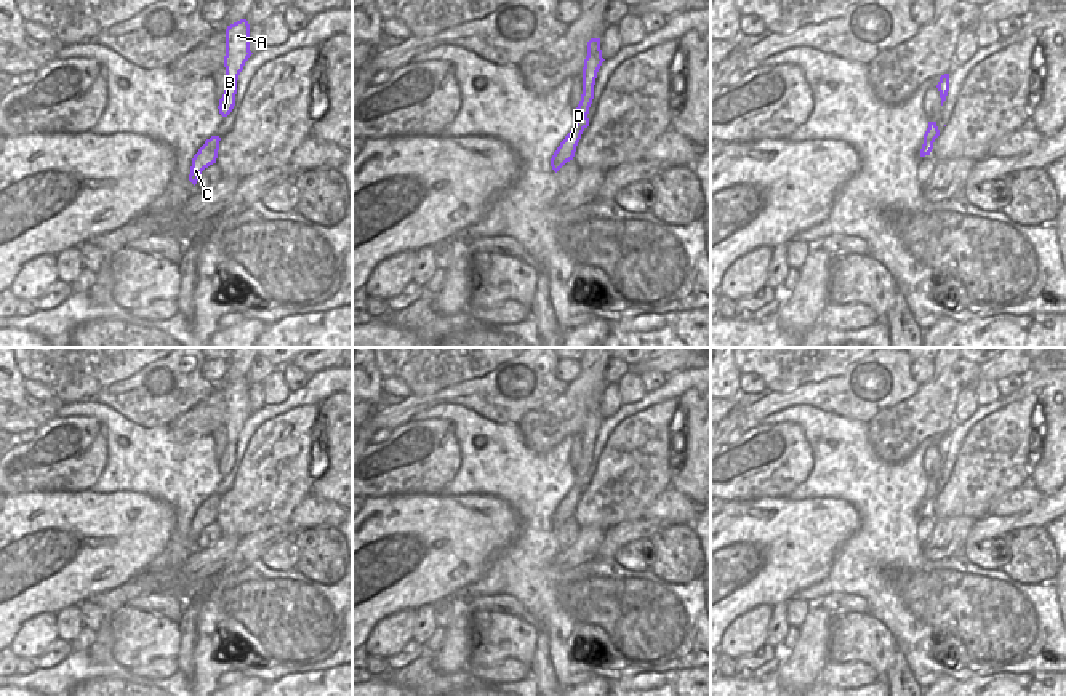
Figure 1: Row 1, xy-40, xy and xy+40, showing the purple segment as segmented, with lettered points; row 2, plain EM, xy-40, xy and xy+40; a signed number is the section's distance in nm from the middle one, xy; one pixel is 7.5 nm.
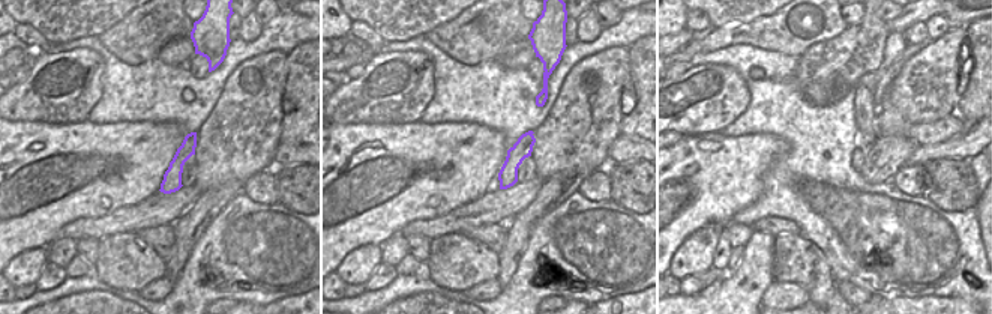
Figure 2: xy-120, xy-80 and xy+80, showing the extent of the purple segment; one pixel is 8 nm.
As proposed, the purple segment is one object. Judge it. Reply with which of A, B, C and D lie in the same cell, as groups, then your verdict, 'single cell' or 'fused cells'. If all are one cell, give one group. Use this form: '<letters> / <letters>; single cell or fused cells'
A B C D; single cell

